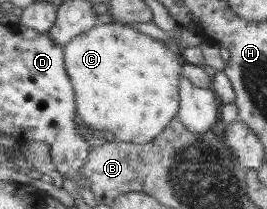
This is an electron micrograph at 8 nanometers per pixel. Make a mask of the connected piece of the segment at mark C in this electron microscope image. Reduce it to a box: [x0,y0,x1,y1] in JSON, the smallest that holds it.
[64,22,185,144]

